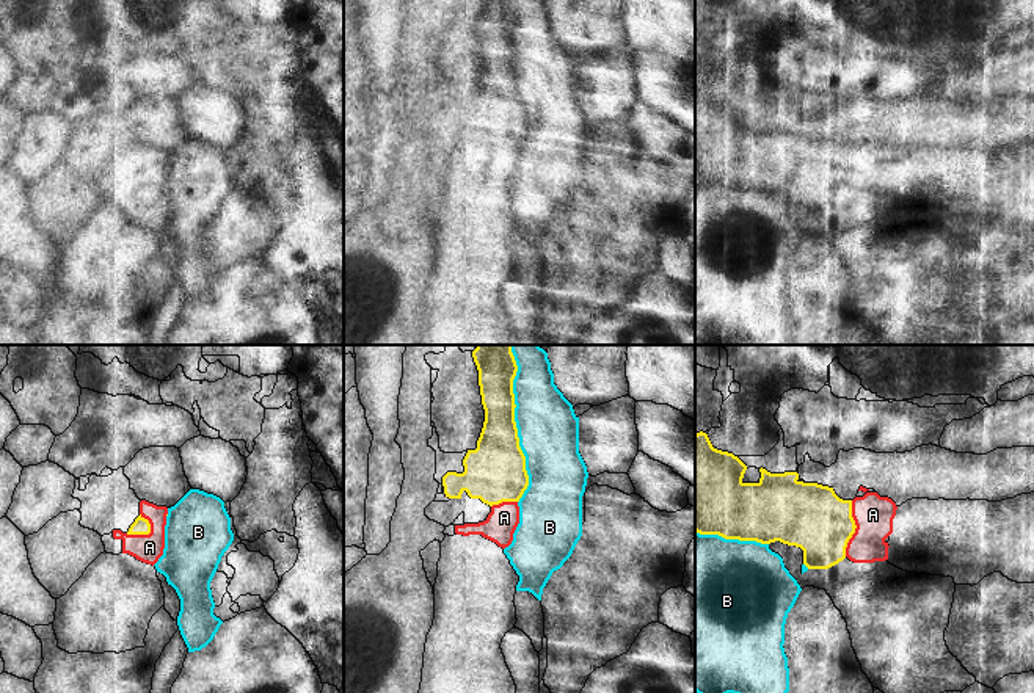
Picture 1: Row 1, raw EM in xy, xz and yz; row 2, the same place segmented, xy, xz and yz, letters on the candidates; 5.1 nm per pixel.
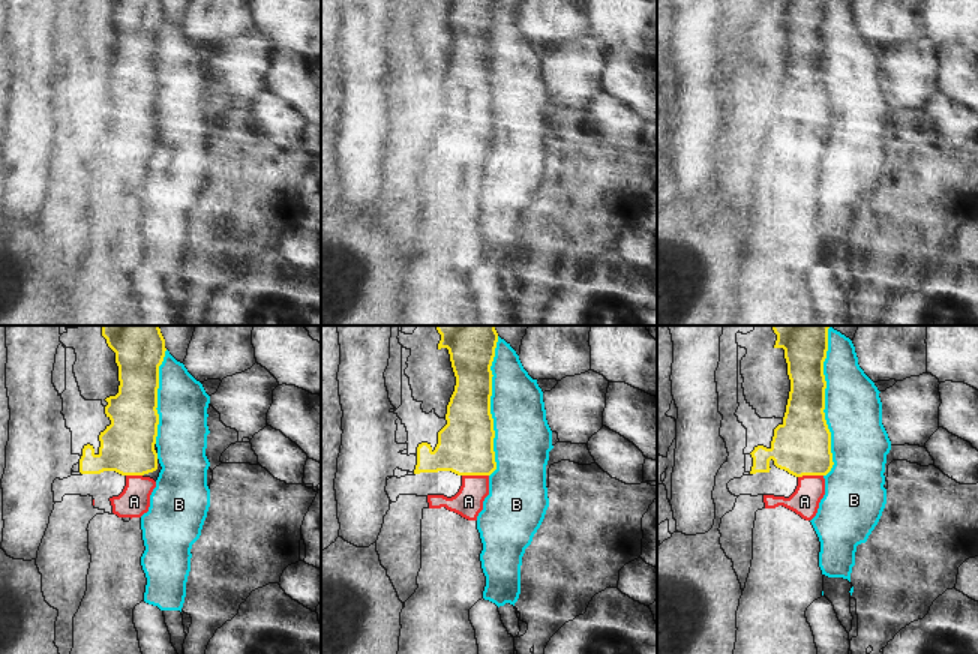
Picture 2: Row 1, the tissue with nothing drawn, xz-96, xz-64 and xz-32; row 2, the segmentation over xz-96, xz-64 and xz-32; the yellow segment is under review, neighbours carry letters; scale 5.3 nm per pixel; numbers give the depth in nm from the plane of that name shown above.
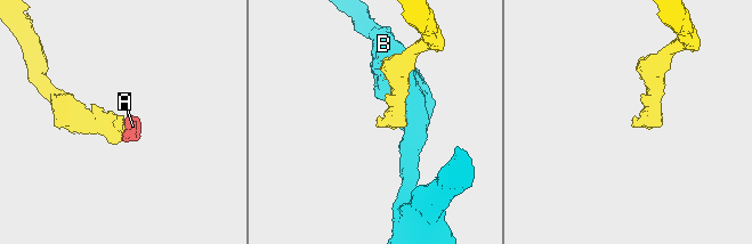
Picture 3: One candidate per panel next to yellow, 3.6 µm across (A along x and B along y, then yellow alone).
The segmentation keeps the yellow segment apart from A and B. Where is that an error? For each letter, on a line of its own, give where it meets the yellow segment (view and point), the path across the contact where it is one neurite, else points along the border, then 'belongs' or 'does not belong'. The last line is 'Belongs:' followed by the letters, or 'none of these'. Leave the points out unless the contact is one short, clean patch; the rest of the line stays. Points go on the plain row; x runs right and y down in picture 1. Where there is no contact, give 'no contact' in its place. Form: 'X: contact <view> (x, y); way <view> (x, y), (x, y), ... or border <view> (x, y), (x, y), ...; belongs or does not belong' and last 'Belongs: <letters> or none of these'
A: contact yz (855, 176); way yz (810, 165), (826, 176), (855, 176), (873, 163); belongs
B: contact xz (515, 76); does not belong
Belongs: A

